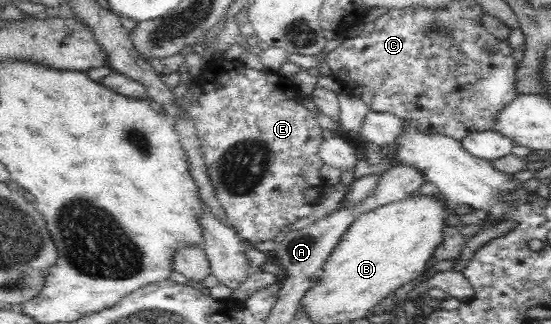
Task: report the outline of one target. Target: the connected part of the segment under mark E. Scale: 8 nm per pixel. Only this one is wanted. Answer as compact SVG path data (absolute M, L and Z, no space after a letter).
M212 58L202 74L195 81L195 86L199 90L198 96L189 101L189 117L197 131L199 144L202 149L202 159L206 165L206 175L210 177L210 183L214 185L214 193L217 197L220 207L226 214L227 223L236 230L242 240L251 243L252 245L266 240L273 240L282 226L288 227L294 222L298 222L304 216L312 214L312 208L320 203L321 195L325 184L320 178L320 167L323 166L322 159L318 157L318 147L323 142L323 129L321 128L317 117L313 112L302 105L301 102L305 97L301 96L299 90L291 79L283 77L279 74L271 73L269 69L263 71L248 68L242 64L240 60L227 61L224 58Z

